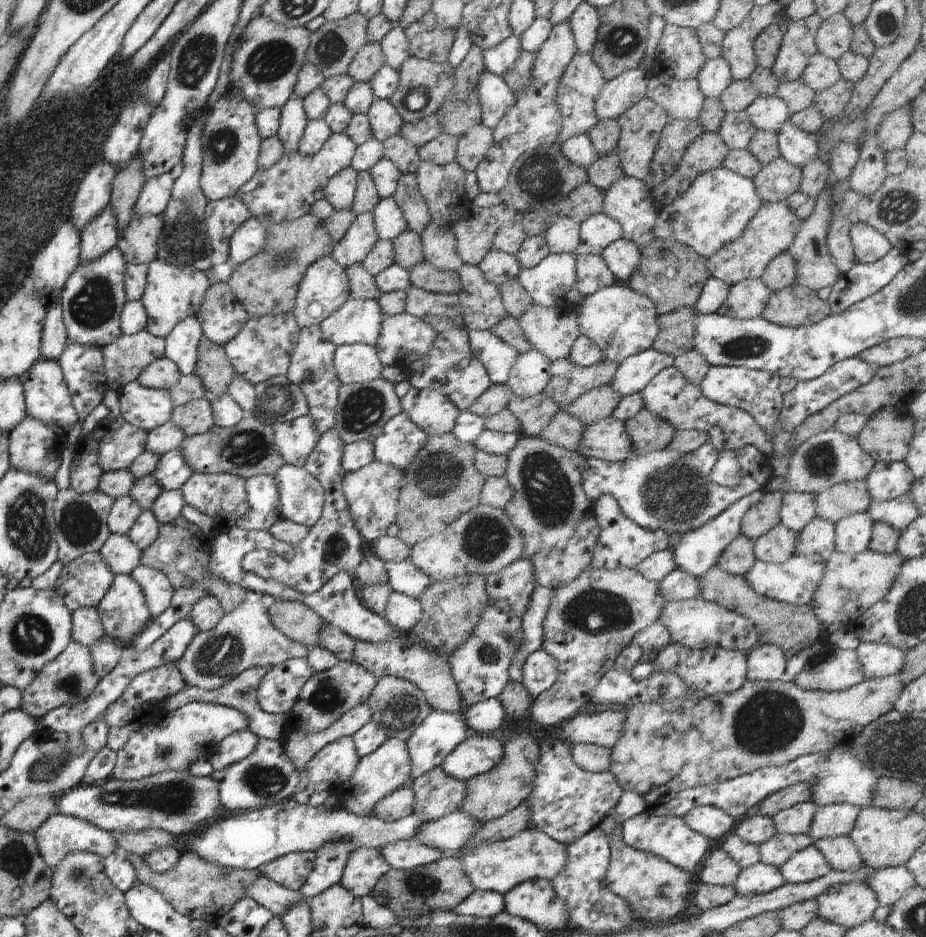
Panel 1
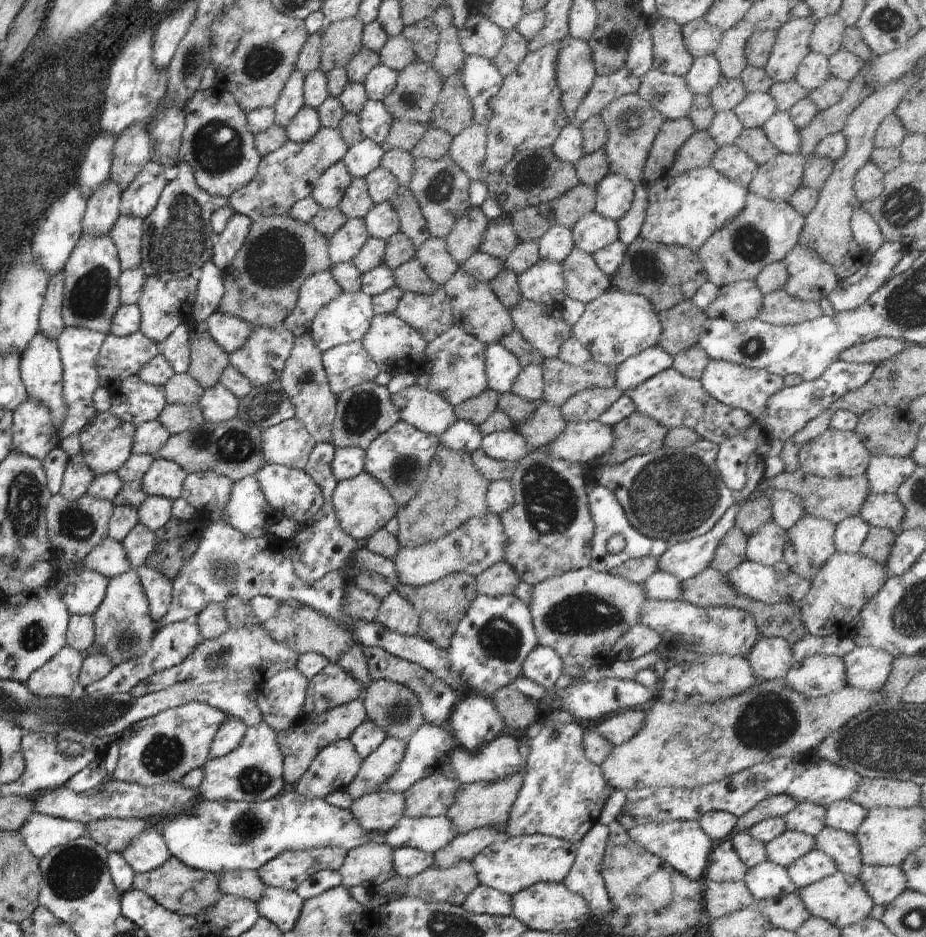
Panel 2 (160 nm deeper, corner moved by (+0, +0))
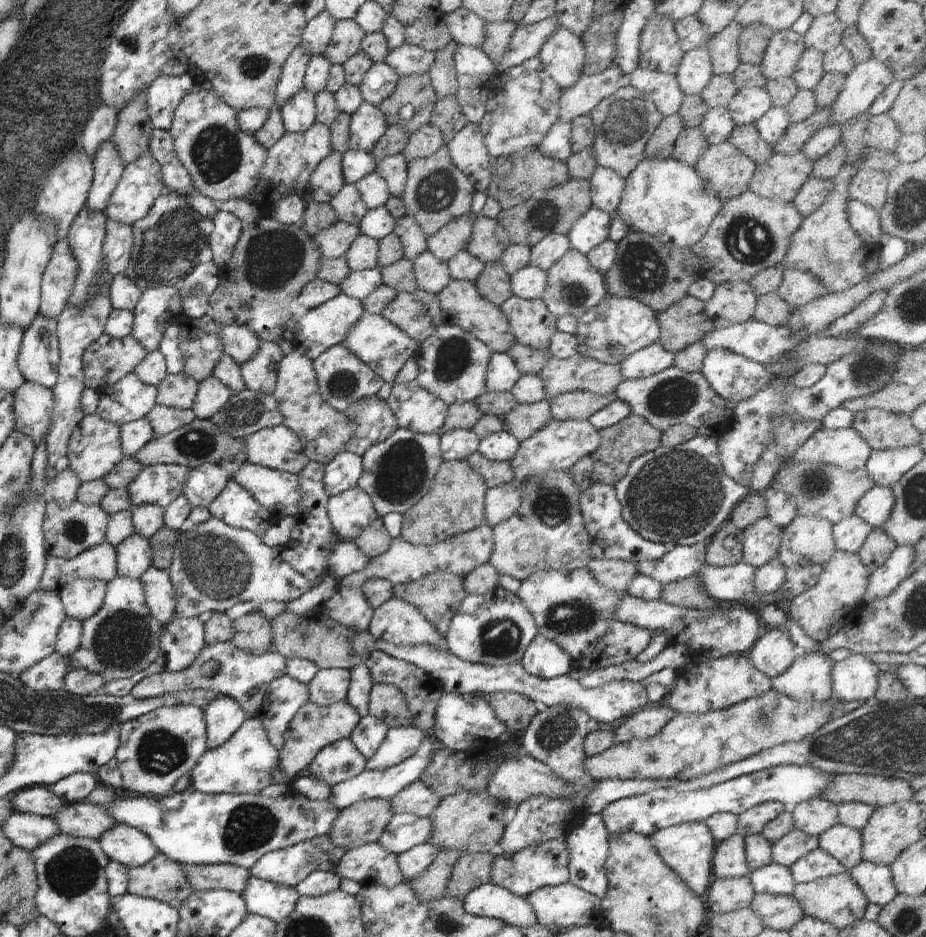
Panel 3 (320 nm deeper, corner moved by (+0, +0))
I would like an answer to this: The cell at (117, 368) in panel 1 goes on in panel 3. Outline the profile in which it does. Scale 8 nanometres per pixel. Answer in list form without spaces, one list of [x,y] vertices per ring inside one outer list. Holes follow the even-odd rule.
[[[103,333],[83,354],[86,388],[97,392],[112,386],[126,374],[132,373],[147,354],[131,334],[117,339]]]

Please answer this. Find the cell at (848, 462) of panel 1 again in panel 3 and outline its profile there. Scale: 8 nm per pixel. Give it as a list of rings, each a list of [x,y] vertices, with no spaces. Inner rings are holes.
[[[853,426],[840,430],[823,427],[795,451],[791,462],[826,463],[852,472],[865,468],[870,453],[870,446]]]

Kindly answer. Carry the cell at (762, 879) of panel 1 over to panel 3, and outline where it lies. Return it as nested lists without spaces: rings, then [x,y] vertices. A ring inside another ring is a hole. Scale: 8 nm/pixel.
[[[774,862],[749,873],[748,878],[756,893],[792,895],[796,884],[789,867]]]

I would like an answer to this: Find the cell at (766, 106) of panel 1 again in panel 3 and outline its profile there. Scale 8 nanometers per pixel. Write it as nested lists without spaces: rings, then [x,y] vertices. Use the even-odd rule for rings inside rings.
[[[750,86],[738,89],[726,108],[735,124],[744,126],[754,125],[772,106],[766,89]]]

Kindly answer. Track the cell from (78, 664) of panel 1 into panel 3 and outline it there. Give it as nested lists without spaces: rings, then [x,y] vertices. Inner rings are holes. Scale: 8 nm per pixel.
[[[52,653],[30,668],[24,669],[17,677],[22,685],[33,691],[57,691],[63,688],[64,677],[69,670],[68,658]]]

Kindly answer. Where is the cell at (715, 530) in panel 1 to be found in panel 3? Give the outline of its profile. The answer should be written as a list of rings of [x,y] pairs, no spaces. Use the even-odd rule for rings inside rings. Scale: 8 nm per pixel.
[[[706,542],[689,547],[675,545],[670,552],[656,560],[643,560],[634,564],[638,575],[653,578],[665,585],[696,575],[705,563],[705,554]]]

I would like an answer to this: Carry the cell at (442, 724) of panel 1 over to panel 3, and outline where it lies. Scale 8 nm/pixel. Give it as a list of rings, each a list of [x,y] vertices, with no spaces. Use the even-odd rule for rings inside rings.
[[[427,734],[427,736],[423,738],[422,744],[418,747],[418,750],[410,758],[403,760],[400,764],[391,766],[386,770],[369,771],[366,769],[364,772],[358,774],[358,776],[335,784],[331,788],[331,793],[327,798],[327,801],[337,811],[344,810],[351,804],[362,800],[386,799],[388,801],[393,796],[396,796],[396,794],[398,794],[398,792],[400,792],[400,790],[405,786],[419,780],[419,776],[428,766],[433,752],[436,750],[438,745],[438,742],[432,736]]]

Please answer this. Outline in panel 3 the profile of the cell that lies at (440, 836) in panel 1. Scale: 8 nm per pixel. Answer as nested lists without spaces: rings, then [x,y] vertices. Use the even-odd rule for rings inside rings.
[[[396,813],[390,817],[388,824],[385,824],[378,843],[388,852],[399,856],[413,846],[426,843],[432,829],[433,824],[428,817]]]

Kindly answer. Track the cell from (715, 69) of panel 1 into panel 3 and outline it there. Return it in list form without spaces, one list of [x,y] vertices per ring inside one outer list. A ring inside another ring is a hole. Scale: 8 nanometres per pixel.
[[[707,47],[693,48],[685,52],[675,75],[680,90],[685,95],[700,95],[714,76]]]

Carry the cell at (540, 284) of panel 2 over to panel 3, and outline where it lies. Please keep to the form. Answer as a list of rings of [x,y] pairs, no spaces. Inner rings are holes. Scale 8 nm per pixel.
[[[528,264],[510,276],[510,282],[514,296],[523,299],[541,299],[547,287],[547,271]]]

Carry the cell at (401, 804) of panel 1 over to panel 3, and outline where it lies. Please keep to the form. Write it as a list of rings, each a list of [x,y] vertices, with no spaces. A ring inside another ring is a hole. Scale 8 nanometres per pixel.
[[[389,800],[358,801],[339,812],[327,835],[334,846],[349,851],[369,842],[378,842],[392,815]]]

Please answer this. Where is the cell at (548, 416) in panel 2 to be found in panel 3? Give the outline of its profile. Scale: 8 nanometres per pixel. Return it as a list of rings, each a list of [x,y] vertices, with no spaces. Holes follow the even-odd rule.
[[[546,400],[534,404],[516,403],[502,418],[503,430],[512,434],[516,440],[526,440],[552,420],[550,411]]]

